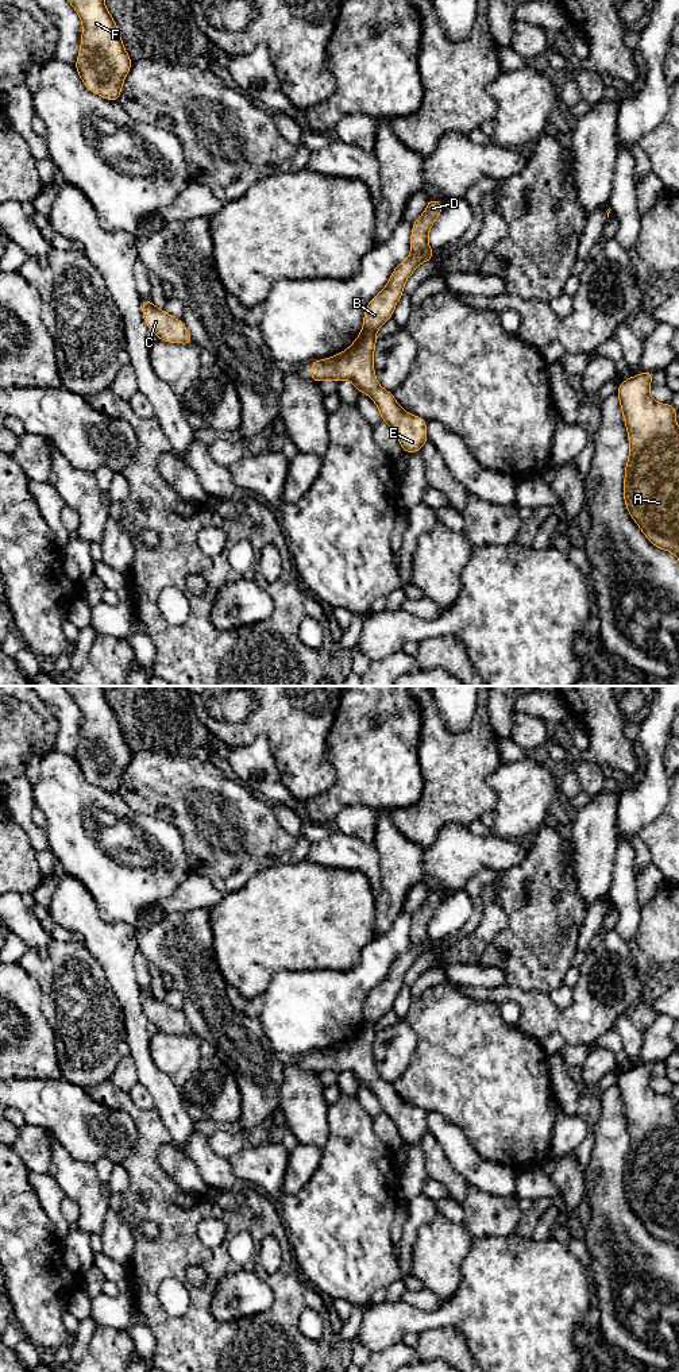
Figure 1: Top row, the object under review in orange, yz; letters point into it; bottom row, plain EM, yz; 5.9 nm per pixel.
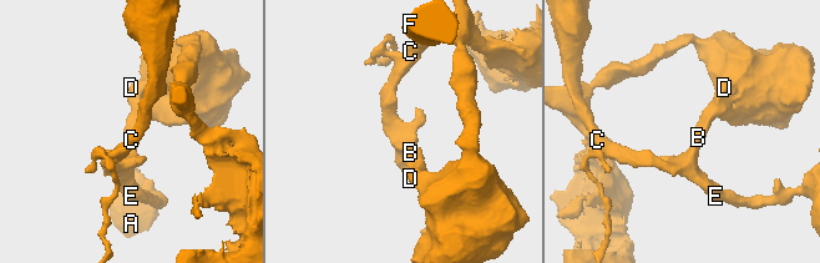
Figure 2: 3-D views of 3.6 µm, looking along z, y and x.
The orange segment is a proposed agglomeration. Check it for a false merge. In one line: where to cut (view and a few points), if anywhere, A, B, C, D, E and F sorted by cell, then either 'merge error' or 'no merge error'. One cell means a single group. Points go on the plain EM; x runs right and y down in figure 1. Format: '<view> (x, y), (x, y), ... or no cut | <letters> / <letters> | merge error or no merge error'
yz (362, 1021), (374, 1024) | A C E F / B D | merge error

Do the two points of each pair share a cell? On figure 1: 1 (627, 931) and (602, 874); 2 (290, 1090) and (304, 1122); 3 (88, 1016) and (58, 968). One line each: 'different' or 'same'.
1: different
2: same
3: same

